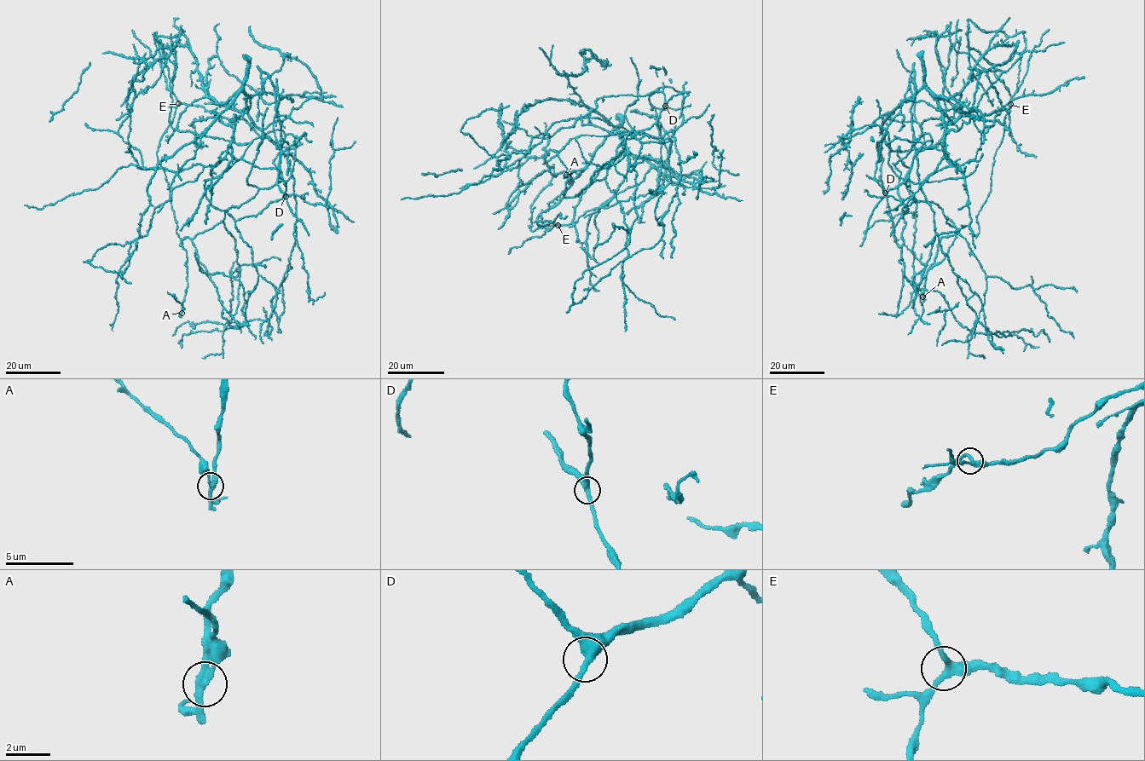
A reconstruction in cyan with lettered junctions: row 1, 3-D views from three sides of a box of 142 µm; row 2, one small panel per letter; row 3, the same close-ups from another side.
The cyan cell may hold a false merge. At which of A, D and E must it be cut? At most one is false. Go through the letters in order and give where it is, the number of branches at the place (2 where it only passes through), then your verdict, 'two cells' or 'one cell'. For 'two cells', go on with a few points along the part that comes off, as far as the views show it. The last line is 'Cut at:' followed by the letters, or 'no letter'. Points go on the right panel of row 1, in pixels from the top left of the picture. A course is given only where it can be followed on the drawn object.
A: at (922, 296); 3 branches meet; two cells; foreign part runs (922, 296), (922, 291), (901, 268)
D: at (885, 193); 3 branches meet; one cell
E: at (1010, 104); 3 branches meet; one cell
Cut at: A

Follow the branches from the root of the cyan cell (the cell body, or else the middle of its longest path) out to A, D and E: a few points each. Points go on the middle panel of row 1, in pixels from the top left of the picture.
A: (659, 127), (653, 124), (623, 139), (606, 175), (575, 196), (564, 196), (571, 173), (566, 174)
D: (659, 127), (657, 119), (665, 106)
E: (659, 127), (660, 135), (672, 141), (668, 159), (671, 181), (657, 191), (588, 210), (575, 221), (558, 225)

